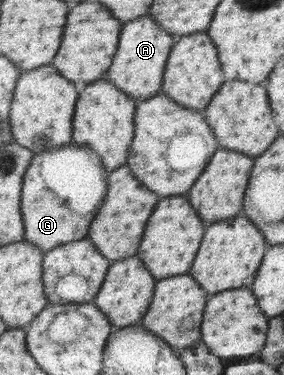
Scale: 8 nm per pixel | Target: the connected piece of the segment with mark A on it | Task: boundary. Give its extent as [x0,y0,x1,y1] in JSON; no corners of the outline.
[105,16,178,101]

